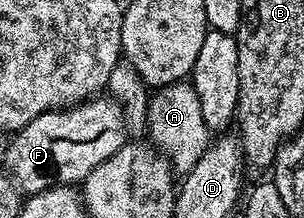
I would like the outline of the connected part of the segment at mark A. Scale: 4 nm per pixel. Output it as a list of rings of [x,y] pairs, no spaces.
[[[189,80],[160,87],[149,99],[146,123],[148,141],[169,159],[170,166],[177,172],[188,172],[195,168],[211,144],[211,131],[199,109],[199,96],[195,96],[195,88]]]

